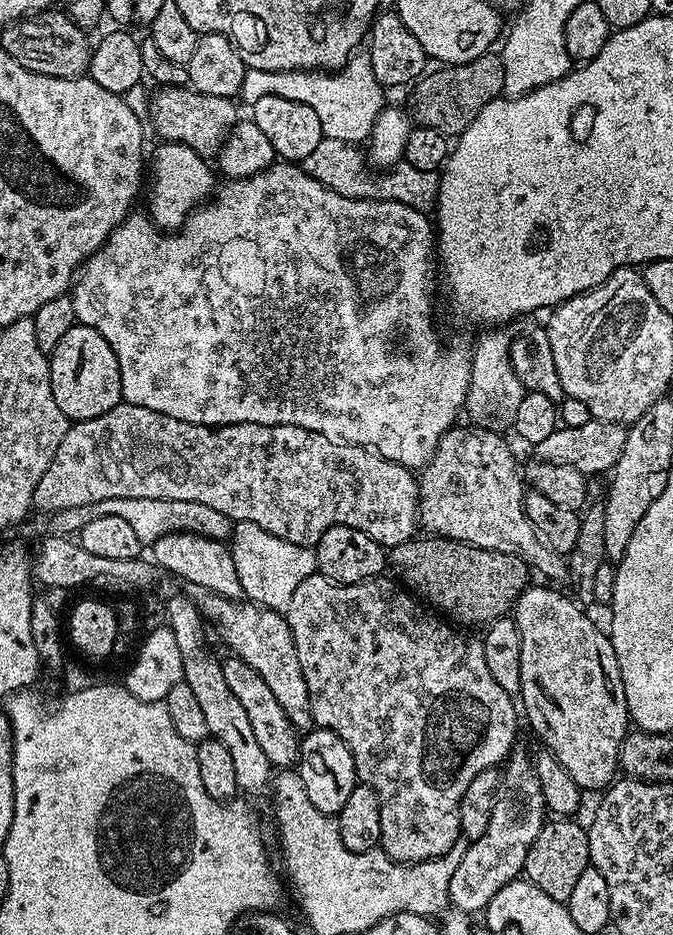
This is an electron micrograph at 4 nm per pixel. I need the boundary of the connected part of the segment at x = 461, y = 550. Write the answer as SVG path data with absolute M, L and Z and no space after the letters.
M413 538L404 544L393 543L386 552L387 563L404 579L402 584L407 591L419 597L429 609L457 625L488 626L493 620L507 617L529 587L528 565L499 547L480 548L476 544L462 544L459 540L443 538L424 539L428 540Z

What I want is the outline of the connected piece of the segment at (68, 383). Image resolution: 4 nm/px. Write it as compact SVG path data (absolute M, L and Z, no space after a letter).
M76 322L66 334L62 334L62 342L54 346L54 350L48 356L48 377L52 387L52 397L58 404L58 410L66 414L69 421L89 420L99 416L107 416L112 411L112 407L121 403L120 395L120 371L118 370L114 354L110 346L92 328Z

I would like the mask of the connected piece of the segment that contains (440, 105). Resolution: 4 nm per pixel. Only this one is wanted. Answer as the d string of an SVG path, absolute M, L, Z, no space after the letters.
M492 54L479 56L465 64L449 64L437 69L437 72L429 71L411 85L412 97L407 104L410 119L413 125L438 130L446 137L455 138L466 130L481 109L487 108L491 100L503 93L504 72L500 69L499 59Z

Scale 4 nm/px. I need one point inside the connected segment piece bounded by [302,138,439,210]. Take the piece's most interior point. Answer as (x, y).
(339, 166)

